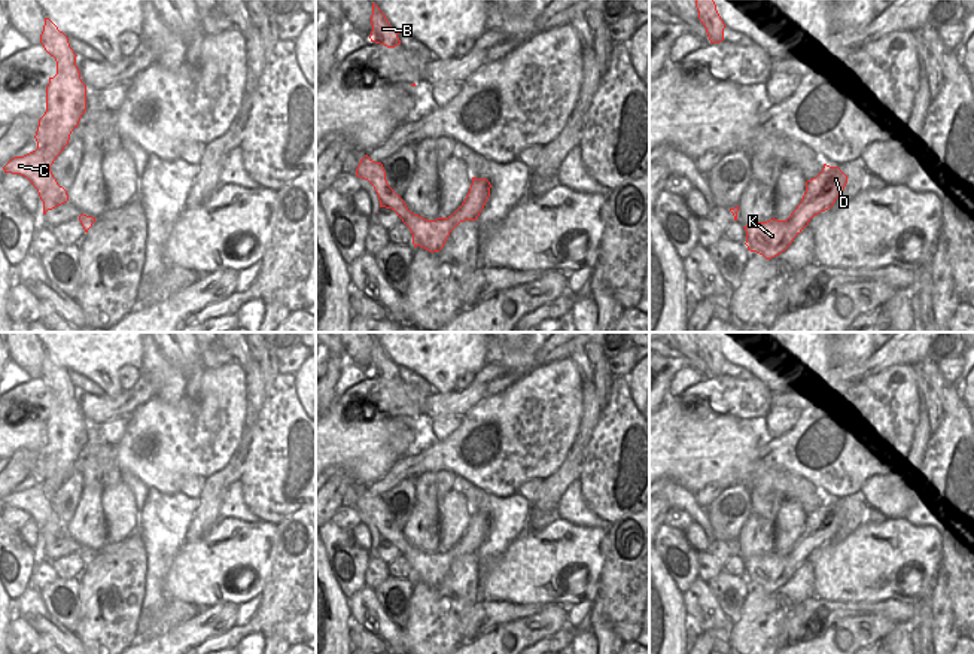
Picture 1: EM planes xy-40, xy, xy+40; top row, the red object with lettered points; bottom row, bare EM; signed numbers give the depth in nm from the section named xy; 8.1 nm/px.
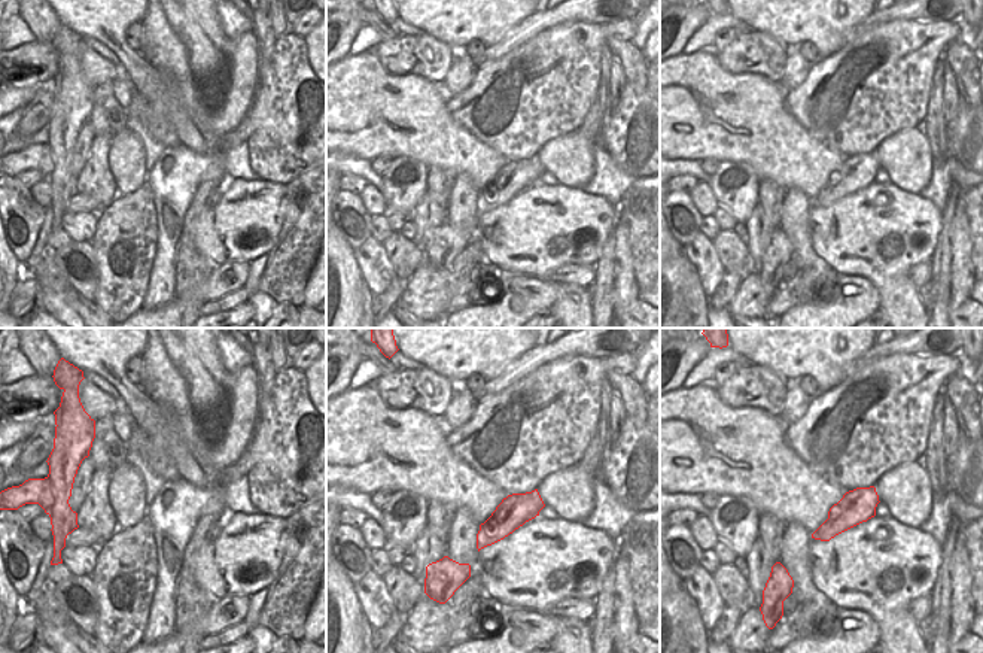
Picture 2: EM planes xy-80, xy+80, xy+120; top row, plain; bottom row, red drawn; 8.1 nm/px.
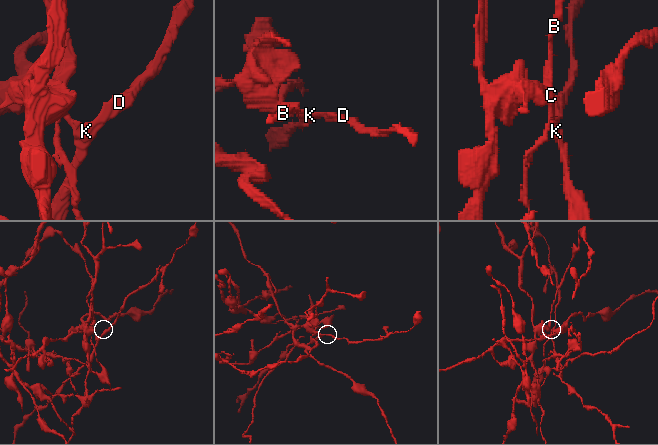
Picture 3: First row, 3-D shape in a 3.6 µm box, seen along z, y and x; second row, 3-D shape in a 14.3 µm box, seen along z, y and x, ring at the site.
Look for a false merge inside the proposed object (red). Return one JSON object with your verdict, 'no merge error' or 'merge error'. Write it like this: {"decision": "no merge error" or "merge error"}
{"decision": "merge error"}

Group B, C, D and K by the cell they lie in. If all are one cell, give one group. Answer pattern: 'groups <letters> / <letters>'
groups B C / D K

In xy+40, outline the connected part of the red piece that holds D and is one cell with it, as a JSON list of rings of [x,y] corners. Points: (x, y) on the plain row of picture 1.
[[[824,498],[822,505],[806,515],[803,533],[786,554],[773,551],[743,560],[748,584],[757,585],[765,593],[785,585],[813,550],[834,539],[846,517],[847,509],[838,501]]]

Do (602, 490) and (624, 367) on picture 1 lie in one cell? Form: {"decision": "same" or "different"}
{"decision": "different"}

